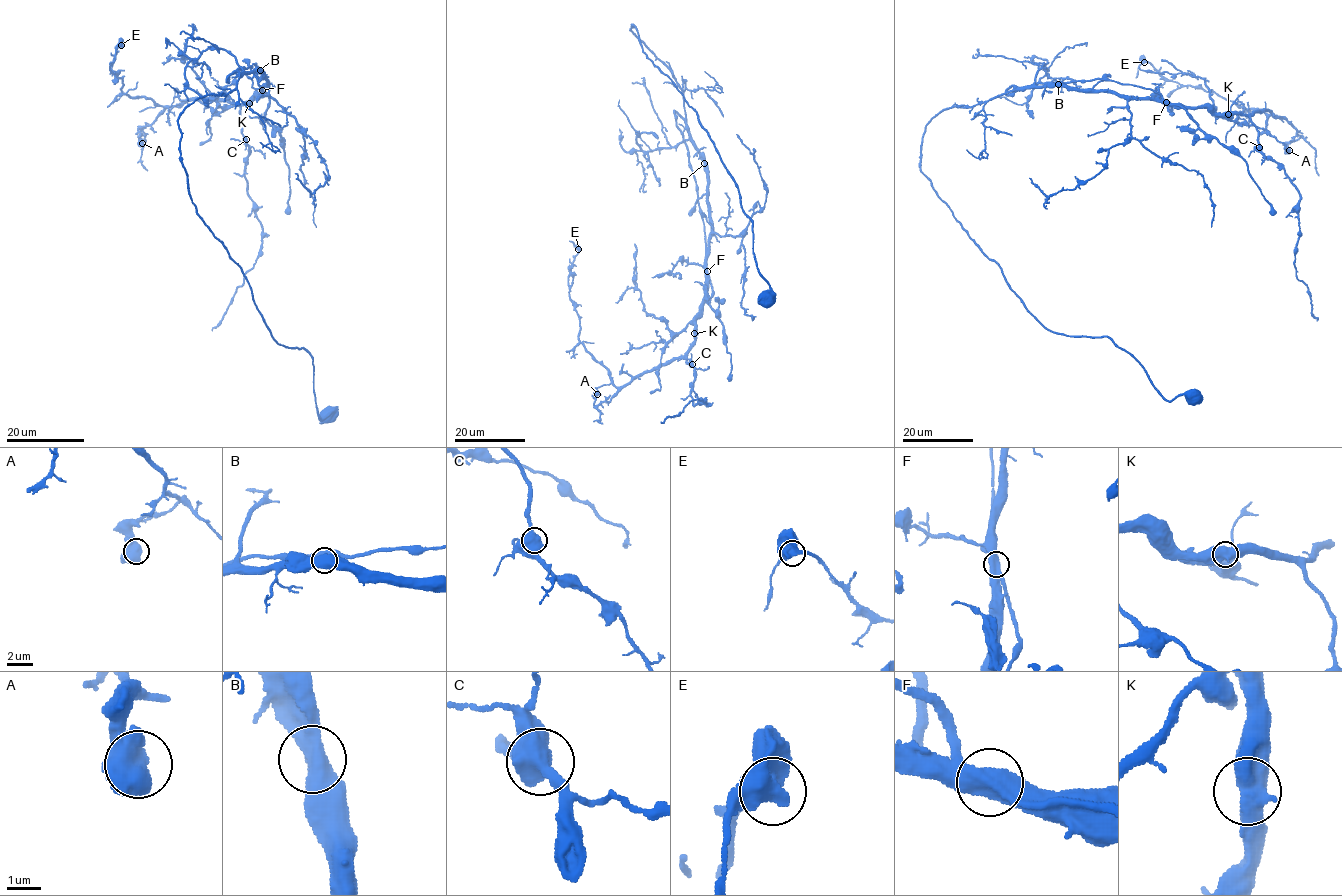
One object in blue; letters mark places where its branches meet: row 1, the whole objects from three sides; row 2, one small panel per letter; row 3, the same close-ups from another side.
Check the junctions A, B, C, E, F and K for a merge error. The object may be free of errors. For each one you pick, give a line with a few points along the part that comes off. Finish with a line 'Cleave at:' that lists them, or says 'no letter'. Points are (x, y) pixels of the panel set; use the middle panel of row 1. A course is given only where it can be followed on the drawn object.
Cleave at: no letter

